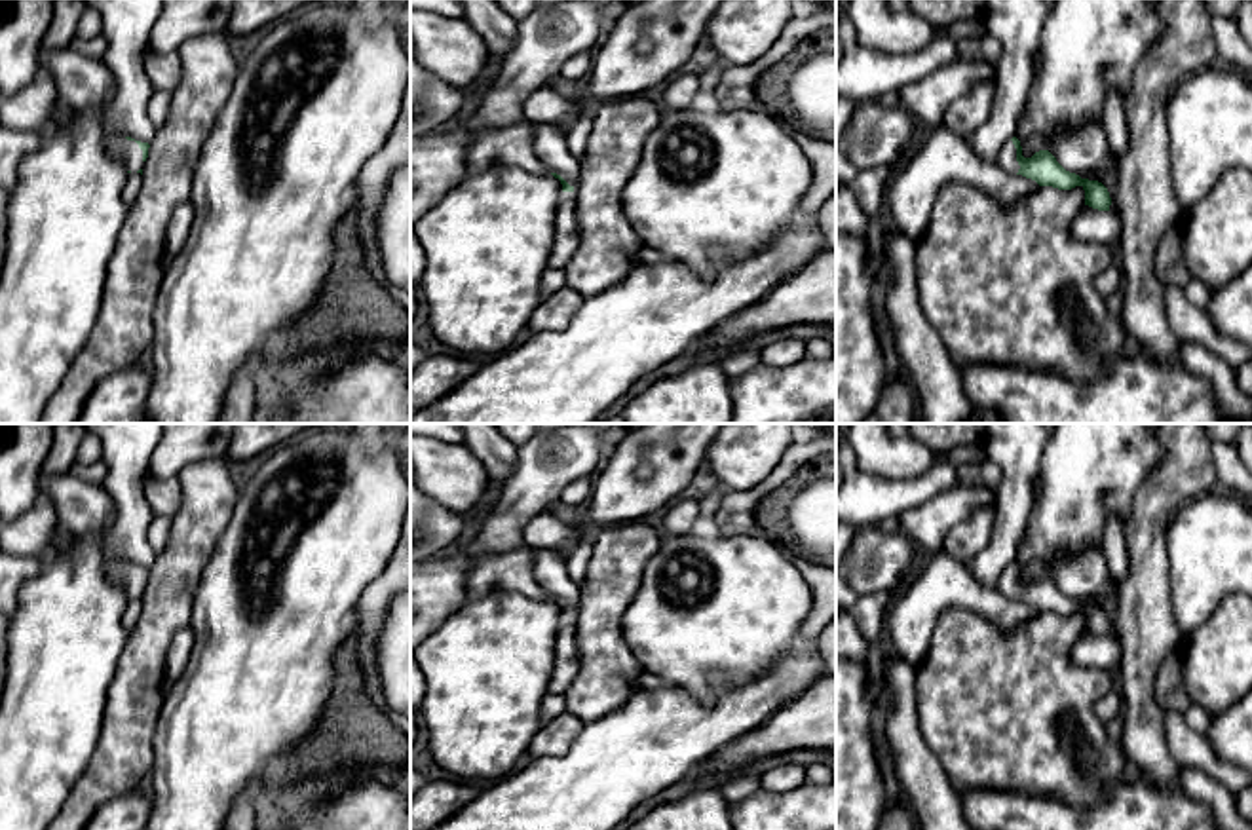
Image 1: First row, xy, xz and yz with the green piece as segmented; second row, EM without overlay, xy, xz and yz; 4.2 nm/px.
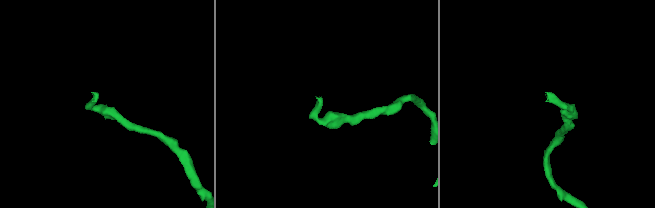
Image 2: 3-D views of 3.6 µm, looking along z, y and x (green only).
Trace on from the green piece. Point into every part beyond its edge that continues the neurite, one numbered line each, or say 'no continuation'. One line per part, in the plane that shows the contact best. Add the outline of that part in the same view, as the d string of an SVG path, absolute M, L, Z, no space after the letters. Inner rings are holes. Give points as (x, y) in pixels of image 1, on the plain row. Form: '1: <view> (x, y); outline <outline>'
1: yz (1007, 582); outline M1007 566L996 585L996 589L1009 596L1009 598L1018 598L1020 591L1016 587L1016 574L1013 570L1013 566Z

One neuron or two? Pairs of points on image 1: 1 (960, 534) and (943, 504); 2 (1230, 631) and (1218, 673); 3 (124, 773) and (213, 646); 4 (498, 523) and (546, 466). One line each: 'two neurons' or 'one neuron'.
1: two neurons
2: one neuron
3: two neurons
4: one neuron

